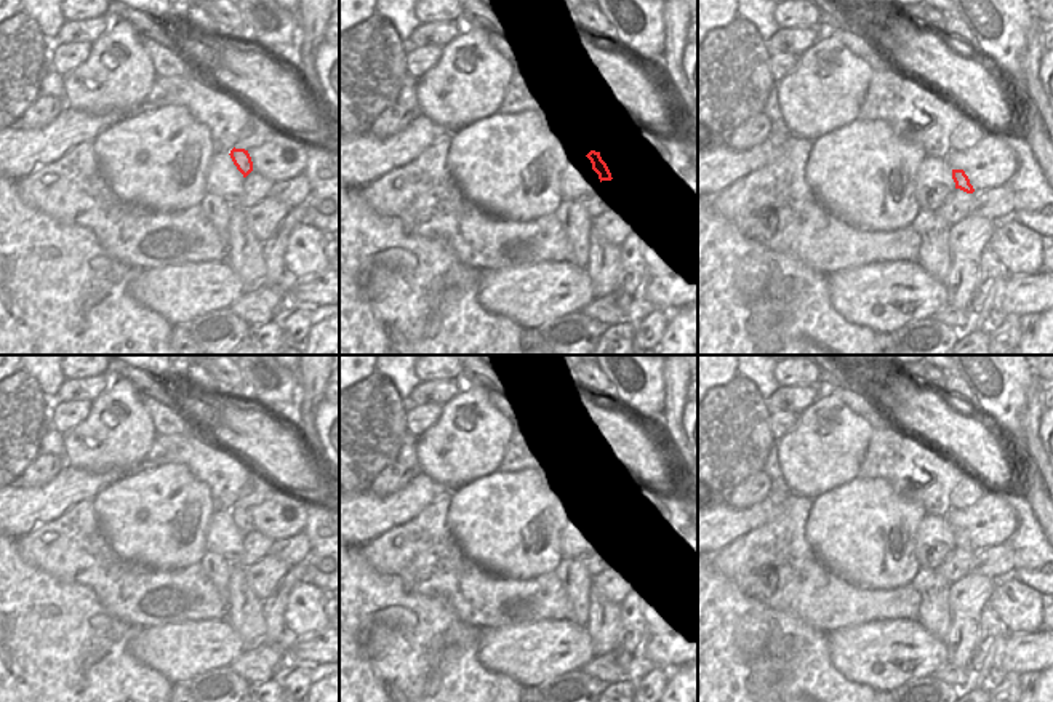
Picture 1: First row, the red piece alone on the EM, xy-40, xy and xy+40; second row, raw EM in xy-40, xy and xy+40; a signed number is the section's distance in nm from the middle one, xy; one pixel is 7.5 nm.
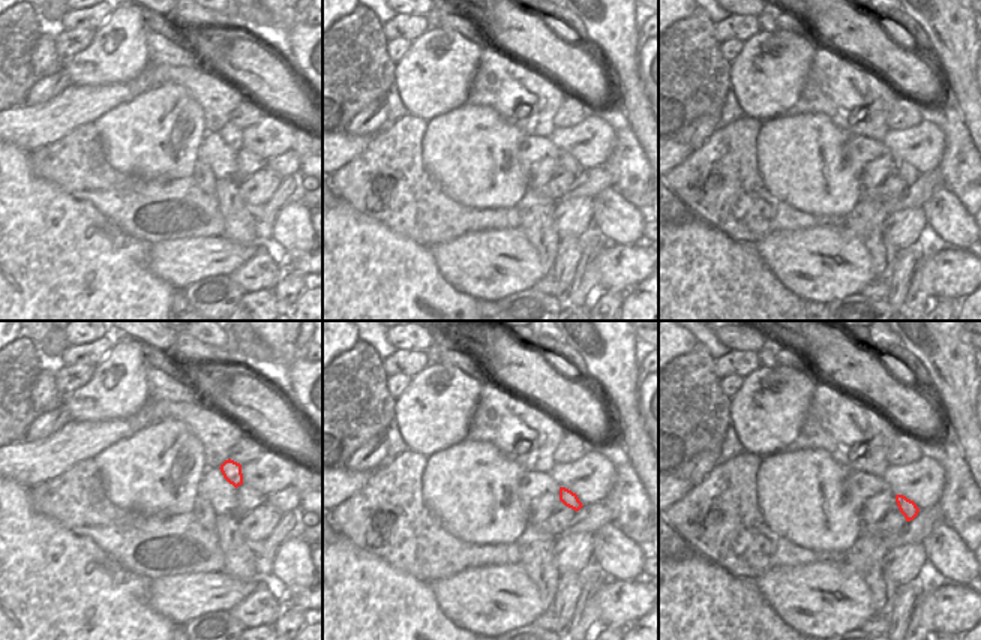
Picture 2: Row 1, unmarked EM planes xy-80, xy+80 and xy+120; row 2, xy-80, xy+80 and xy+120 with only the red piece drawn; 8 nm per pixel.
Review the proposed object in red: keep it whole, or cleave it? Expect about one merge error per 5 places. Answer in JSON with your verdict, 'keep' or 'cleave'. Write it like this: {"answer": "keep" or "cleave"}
{"answer": "keep"}

